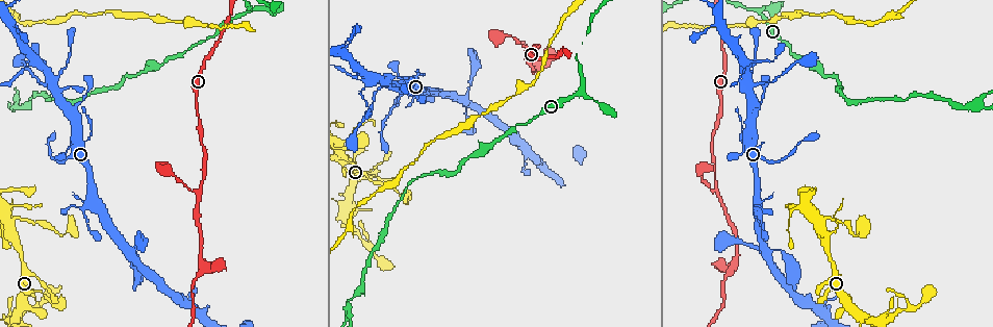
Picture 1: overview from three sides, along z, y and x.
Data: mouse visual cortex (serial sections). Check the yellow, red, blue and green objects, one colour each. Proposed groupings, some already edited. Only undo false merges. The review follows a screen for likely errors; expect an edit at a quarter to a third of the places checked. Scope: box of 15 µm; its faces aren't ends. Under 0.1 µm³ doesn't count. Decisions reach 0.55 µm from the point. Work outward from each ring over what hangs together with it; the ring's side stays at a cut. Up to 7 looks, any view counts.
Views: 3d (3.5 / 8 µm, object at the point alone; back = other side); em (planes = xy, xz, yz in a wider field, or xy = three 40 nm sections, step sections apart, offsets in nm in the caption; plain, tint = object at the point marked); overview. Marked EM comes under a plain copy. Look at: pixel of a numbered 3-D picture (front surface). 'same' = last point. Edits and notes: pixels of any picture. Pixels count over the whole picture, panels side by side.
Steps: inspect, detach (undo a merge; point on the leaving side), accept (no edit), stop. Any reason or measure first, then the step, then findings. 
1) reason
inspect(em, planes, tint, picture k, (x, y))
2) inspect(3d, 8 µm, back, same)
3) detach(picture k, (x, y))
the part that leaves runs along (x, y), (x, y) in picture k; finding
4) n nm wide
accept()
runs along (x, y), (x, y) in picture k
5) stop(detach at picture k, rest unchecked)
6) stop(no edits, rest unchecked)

a fork
inspect(em, xy, step 1, tint, picture 1, (758, 10))

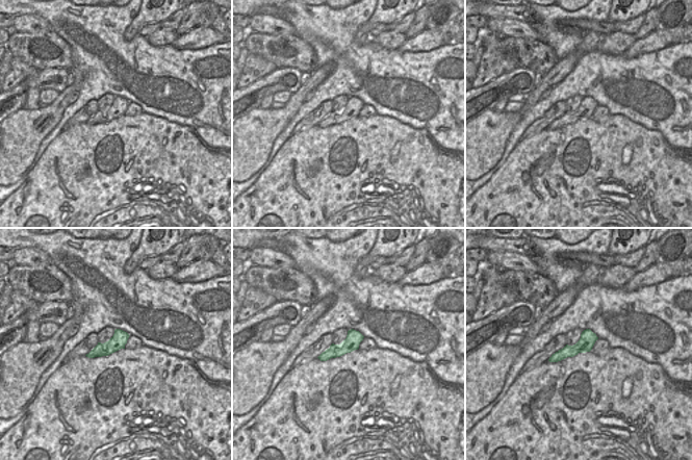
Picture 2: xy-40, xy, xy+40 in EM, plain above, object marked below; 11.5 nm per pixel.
see where the arms go
inspect(3d, 3.5 µm, same)

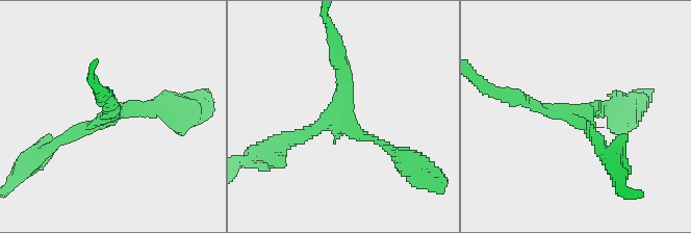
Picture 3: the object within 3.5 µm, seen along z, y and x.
3 arms; arms of 150, 200, 200 nm
accept()
runs along (593, 336), (583, 346), (552, 359) in picture 2; all the same cell

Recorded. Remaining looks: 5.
abrupt turn
inspect(3d, 3.5 µm, picture 1, (715, 190))

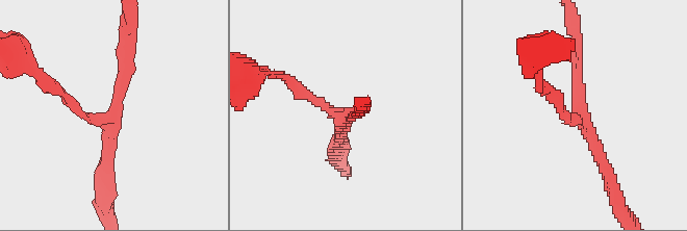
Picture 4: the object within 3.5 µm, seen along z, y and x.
3 arms; arms of 150, 150, 200 nm
inspect(em, planes, tint, picture 4, (111, 118))

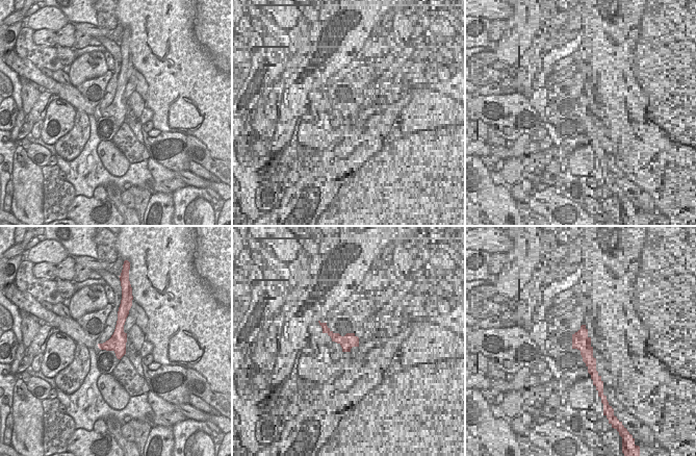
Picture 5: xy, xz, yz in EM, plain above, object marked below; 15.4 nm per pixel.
accept()
runs along (576, 54), (579, 116), (608, 179) in picture 4; one cell here

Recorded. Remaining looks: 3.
three-way junction
inspect(3d, 8 µm, picture 1, (347, 311))

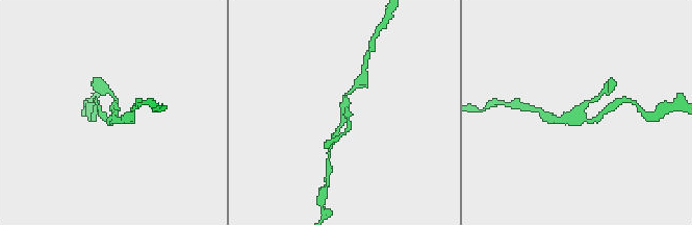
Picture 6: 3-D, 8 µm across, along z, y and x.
inspect(3d, 3.5 µm, picture 6, (347, 107))

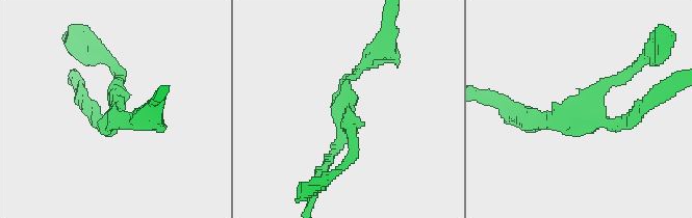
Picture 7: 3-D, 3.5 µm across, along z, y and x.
3 arms
accept()
runs along (526, 116), (558, 124), (626, 72) in picture 7; one cell here

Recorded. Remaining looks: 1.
stop(no edits, rest unchecked)

